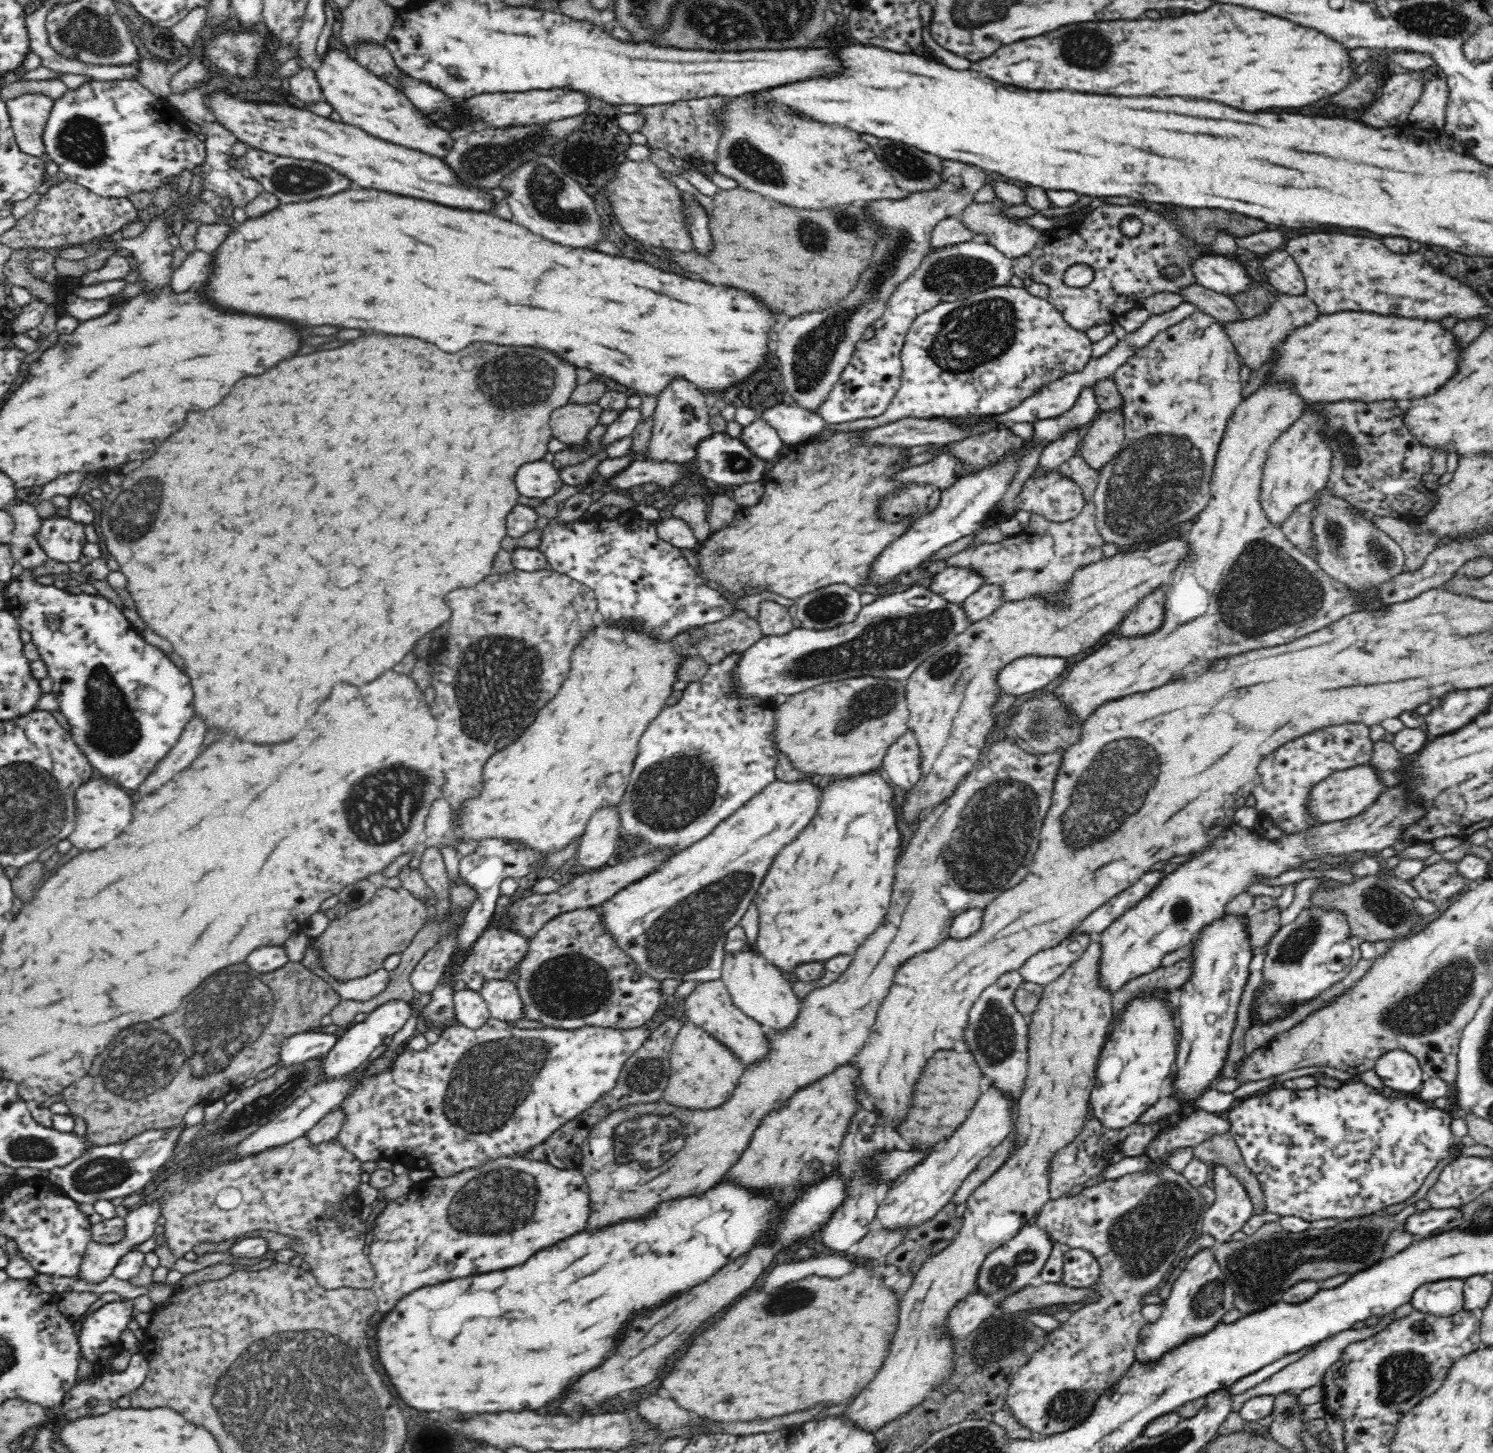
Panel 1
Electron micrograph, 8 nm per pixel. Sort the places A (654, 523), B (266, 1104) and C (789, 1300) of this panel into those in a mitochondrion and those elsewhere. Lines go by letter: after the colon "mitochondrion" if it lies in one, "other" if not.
A: other
B: mitochondrion
C: mitochondrion

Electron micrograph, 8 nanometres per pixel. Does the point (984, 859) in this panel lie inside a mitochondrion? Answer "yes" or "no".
yes

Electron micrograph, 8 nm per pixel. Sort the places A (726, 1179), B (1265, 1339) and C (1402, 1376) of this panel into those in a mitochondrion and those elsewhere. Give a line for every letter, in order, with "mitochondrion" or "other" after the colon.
A: other
B: other
C: mitochondrion

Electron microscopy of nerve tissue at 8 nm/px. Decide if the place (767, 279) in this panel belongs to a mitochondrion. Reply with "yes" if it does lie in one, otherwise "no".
no

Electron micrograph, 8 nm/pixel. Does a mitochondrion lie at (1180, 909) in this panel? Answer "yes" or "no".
yes

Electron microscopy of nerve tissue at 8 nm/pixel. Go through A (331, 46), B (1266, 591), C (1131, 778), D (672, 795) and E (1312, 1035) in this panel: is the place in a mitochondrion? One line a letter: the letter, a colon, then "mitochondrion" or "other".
A: other
B: mitochondrion
C: mitochondrion
D: mitochondrion
E: other

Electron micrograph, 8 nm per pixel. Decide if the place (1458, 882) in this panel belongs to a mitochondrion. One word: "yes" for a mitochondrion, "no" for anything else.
no

